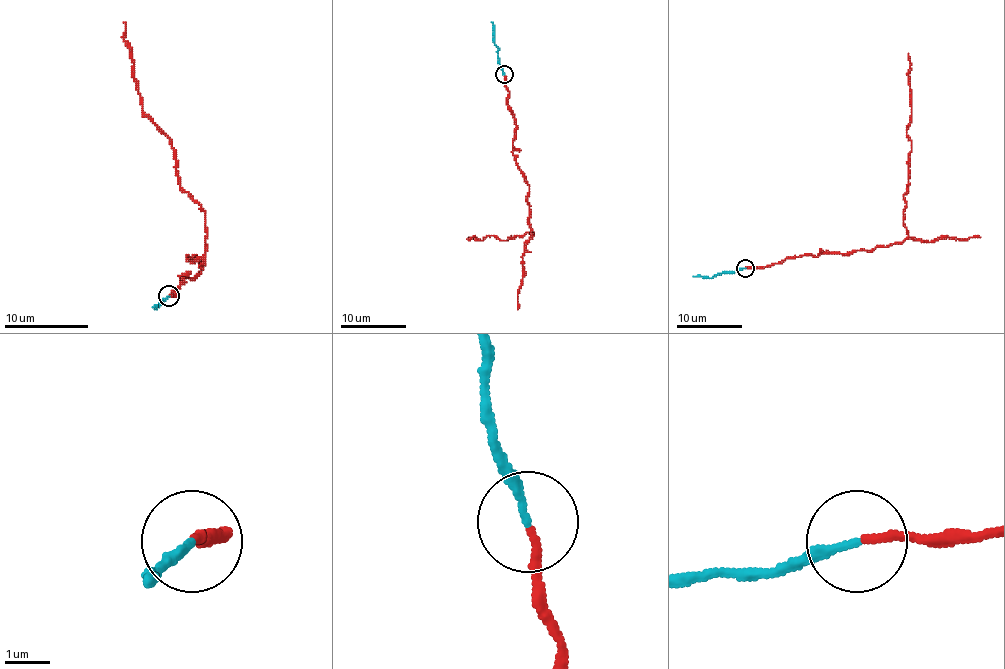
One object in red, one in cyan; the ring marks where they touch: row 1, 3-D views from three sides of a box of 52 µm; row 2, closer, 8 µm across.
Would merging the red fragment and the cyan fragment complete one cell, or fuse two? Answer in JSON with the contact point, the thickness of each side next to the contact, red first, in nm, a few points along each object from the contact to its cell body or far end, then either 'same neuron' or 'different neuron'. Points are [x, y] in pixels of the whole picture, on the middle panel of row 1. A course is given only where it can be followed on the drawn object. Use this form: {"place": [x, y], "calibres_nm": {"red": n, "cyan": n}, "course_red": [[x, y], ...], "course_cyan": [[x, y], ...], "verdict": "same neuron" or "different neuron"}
{"place": [504, 74], "calibres_nm": {"red": 180, "cyan": 160}, "course_red": [[504, 74], [507, 109], [516, 125], [512, 155], [529, 186], [532, 237], [534, 232], [506, 240], [468, 237]], "course_cyan": [[504, 74], [498, 47], [493, 40], [491, 22]], "verdict": "same neuron"}

